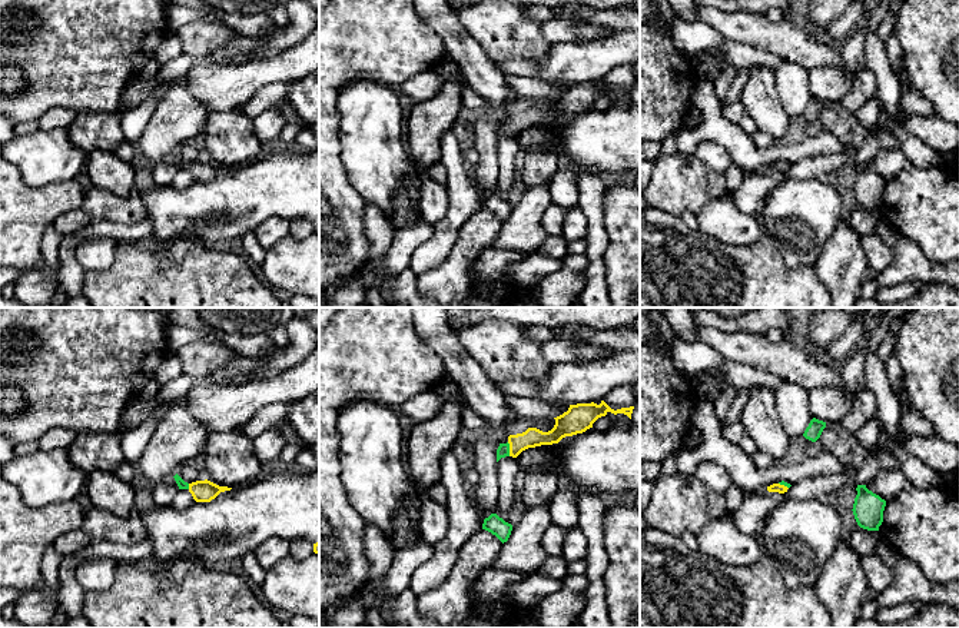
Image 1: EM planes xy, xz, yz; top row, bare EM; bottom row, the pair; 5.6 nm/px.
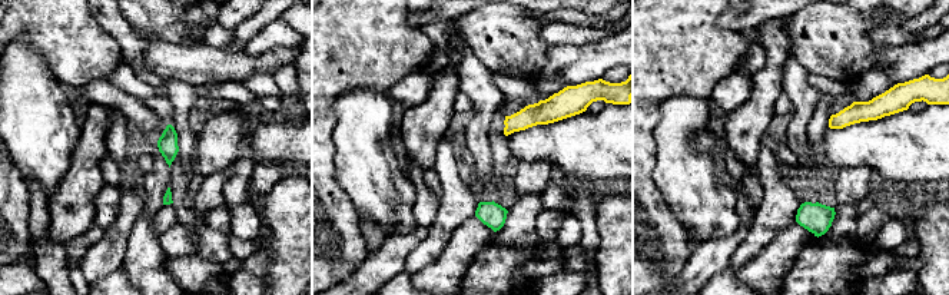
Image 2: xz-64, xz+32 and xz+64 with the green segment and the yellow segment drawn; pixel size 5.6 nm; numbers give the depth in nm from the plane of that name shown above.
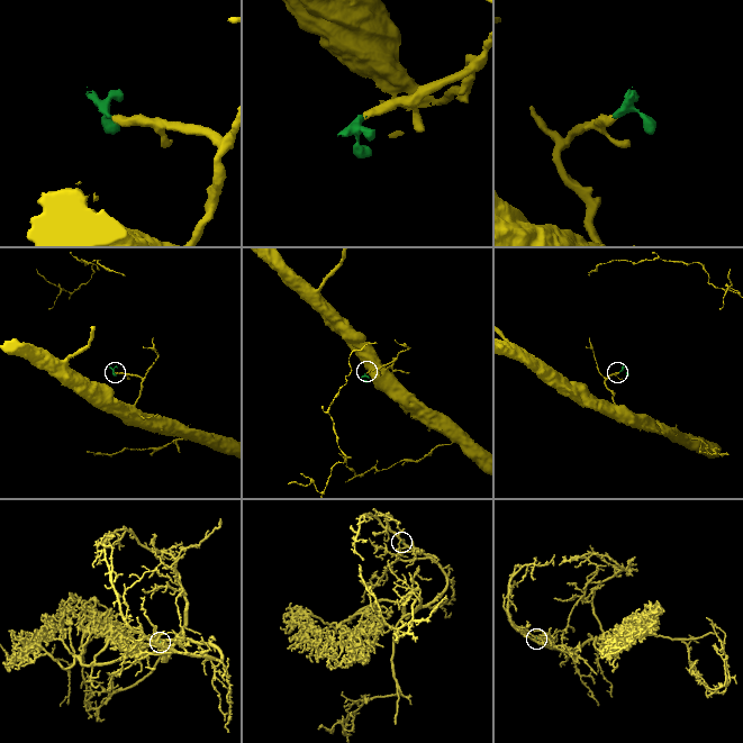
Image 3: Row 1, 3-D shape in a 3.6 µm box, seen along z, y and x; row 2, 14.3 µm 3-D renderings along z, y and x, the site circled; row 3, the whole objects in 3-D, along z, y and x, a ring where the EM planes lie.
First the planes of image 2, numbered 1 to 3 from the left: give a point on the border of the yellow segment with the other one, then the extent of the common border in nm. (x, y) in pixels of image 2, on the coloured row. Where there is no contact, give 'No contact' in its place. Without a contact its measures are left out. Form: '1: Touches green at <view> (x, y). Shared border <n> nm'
1: No contact
2: No contact
3: No contact

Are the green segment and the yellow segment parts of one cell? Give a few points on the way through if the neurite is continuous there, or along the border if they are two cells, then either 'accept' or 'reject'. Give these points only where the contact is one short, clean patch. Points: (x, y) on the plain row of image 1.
runs through xz (503, 130), (508, 129), (533, 116); accept

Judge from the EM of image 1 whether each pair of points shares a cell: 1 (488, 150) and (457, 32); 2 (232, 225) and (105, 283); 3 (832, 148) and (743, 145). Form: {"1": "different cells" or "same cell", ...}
{"1": "same cell", "2": "different cells", "3": "same cell"}

